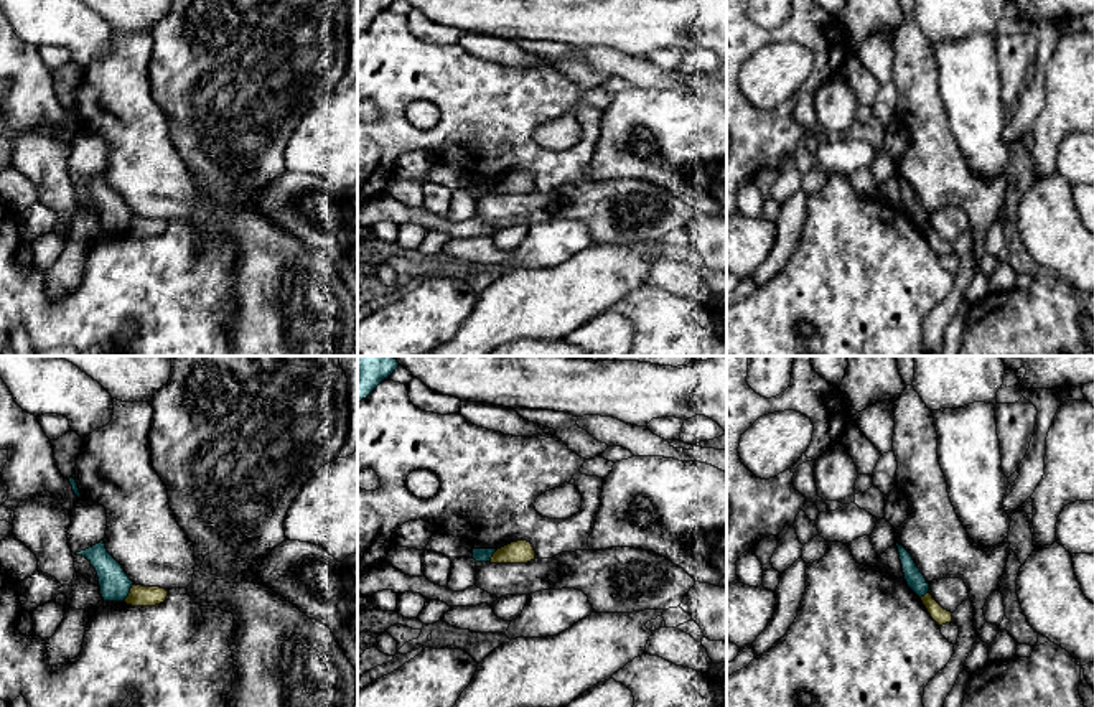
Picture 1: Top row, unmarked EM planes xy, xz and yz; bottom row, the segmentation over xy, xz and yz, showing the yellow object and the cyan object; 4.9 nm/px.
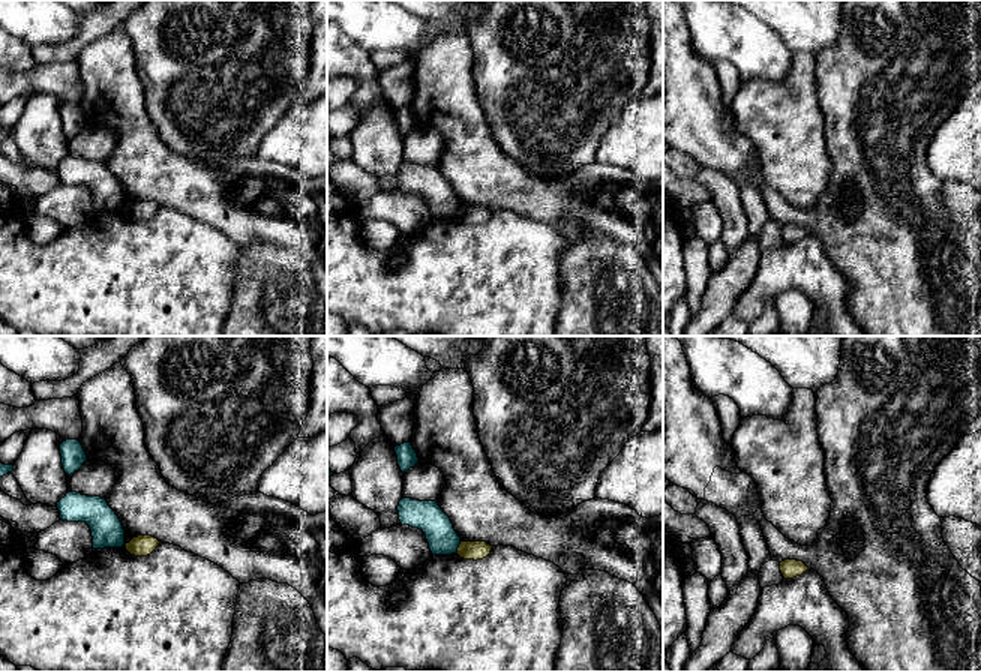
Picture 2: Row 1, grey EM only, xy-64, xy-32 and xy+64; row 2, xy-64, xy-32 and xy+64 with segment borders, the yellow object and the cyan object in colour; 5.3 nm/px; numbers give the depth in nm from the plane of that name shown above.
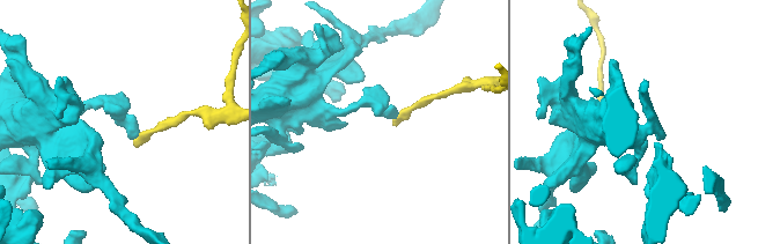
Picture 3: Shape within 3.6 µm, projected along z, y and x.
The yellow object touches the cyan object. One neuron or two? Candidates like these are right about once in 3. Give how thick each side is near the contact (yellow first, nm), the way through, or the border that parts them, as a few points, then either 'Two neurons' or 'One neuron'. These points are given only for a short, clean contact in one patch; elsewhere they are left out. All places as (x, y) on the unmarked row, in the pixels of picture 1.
Thickness 100 nm (yellow) against 150 nm. Boundary: xy (132, 215), (122, 231). Two neurons

